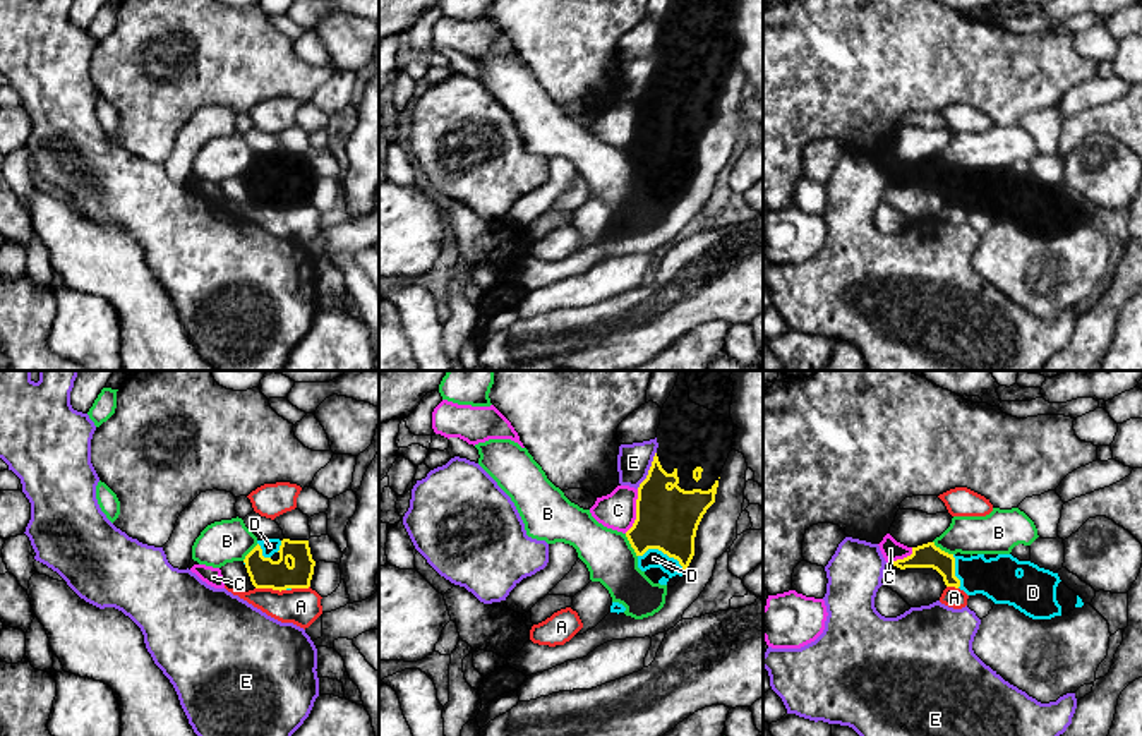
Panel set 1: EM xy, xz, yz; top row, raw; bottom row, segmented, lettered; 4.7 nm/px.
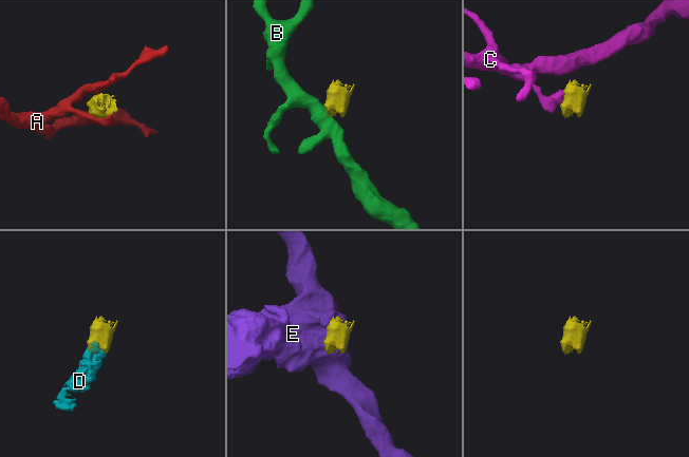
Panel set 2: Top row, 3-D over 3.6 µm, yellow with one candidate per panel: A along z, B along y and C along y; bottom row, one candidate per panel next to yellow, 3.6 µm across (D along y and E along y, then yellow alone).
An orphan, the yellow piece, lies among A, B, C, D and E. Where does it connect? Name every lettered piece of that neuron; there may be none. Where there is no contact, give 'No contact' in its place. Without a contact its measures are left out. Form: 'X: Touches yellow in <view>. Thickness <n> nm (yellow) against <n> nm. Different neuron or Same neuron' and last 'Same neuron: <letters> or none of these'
A: Touches yellow in xy. Thickness 140 nm (yellow) against 180 nm. Different neuron
B: Touches yellow in xz. Thickness 300 nm (yellow) against 240 nm. Different neuron
C: Touches yellow in xz. Thickness 300 nm (yellow) against 180 nm. Different neuron
D: Touches yellow in xz. Thickness 300 nm (yellow) against 90 nm. Same neuron
E: Touches yellow in xz. Thickness 300 nm (yellow) against 160 nm. Different neuron
Same neuron: D

